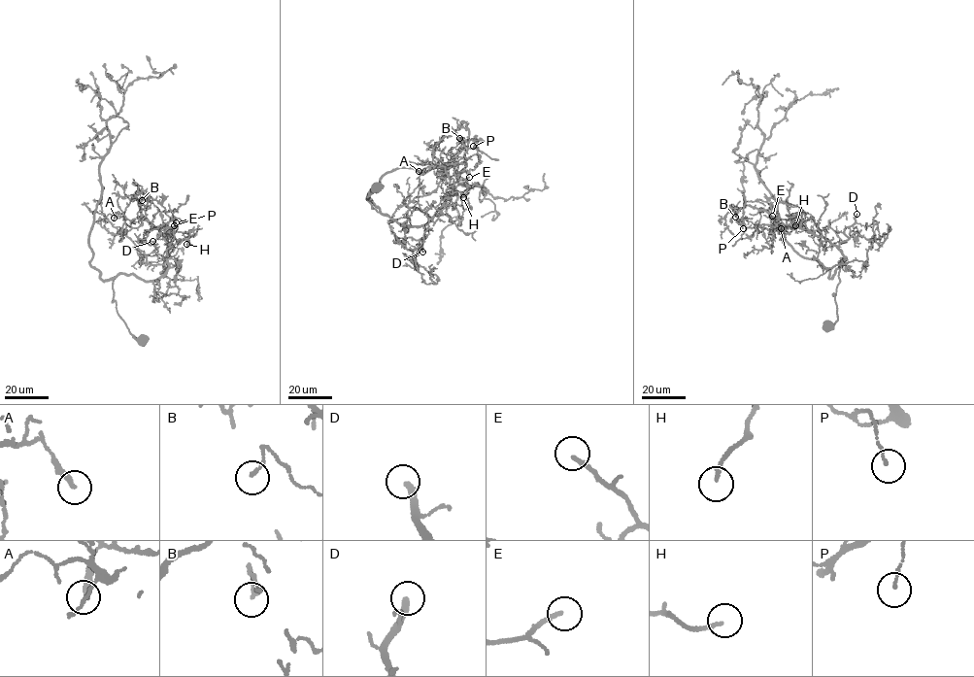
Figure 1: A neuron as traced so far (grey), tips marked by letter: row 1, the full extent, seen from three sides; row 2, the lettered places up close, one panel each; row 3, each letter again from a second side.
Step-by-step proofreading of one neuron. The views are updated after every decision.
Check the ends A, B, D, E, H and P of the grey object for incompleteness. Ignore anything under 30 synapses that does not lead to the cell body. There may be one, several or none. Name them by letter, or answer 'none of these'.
D, E

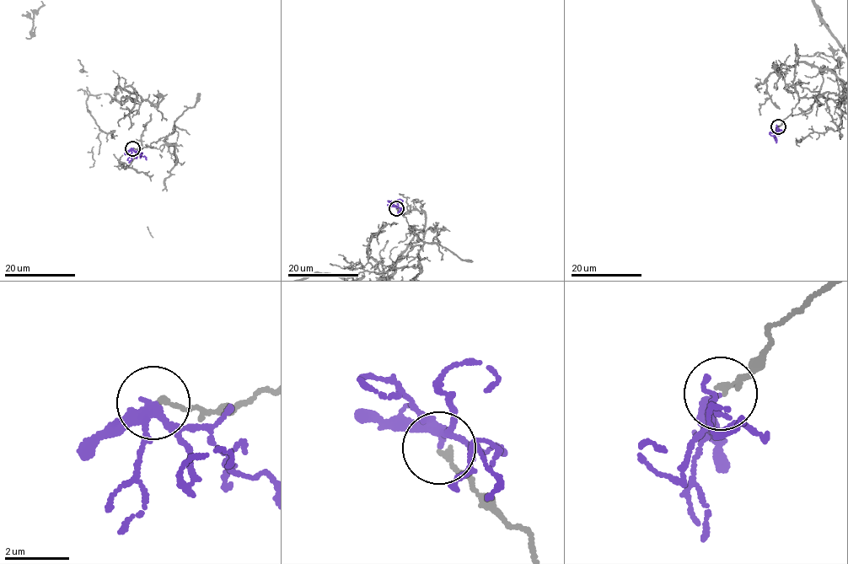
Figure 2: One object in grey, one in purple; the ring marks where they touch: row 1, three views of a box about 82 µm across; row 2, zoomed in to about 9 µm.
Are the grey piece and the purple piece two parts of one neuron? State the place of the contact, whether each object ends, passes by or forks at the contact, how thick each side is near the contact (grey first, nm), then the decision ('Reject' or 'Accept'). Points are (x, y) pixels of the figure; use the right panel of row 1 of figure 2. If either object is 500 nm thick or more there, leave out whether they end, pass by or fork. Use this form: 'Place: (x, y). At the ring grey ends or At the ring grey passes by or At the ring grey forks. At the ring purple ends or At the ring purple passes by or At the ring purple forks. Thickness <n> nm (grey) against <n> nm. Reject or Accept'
Place: (778, 126). At the ring grey ends. At the ring purple forks. Thickness 150 nm (grey) against 200 nm. Reject

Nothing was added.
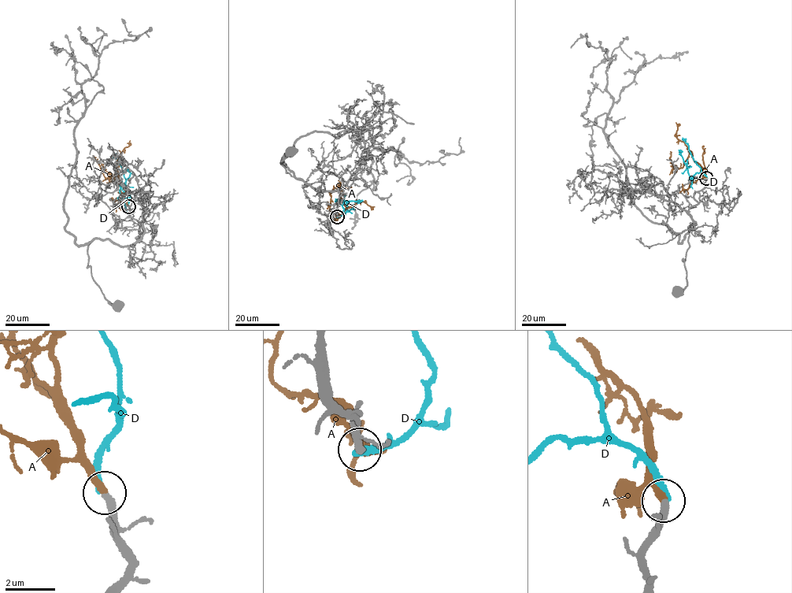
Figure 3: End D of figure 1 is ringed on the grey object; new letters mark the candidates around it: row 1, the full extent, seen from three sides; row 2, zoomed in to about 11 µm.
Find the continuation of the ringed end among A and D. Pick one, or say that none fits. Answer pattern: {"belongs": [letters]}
{"belongs": ["A"]}

